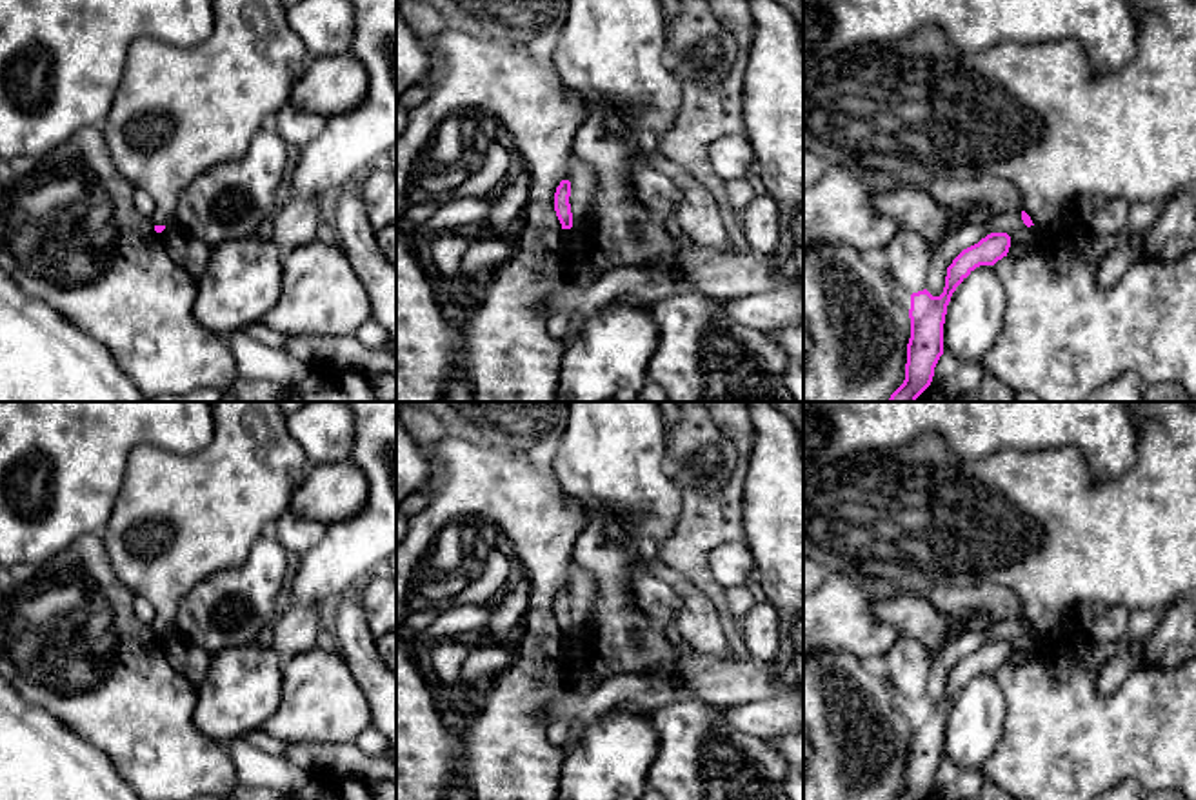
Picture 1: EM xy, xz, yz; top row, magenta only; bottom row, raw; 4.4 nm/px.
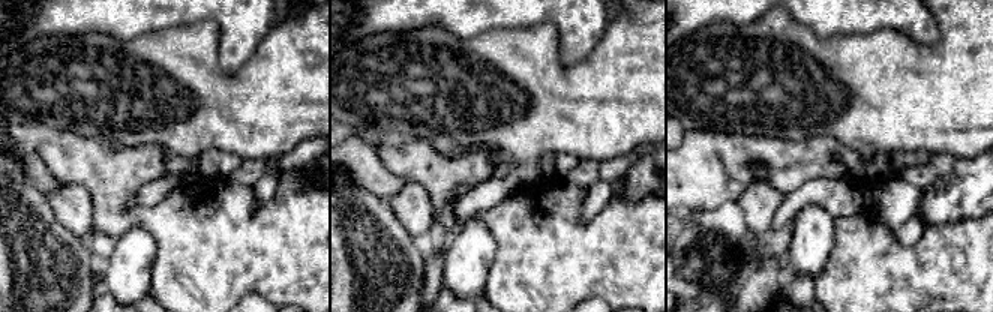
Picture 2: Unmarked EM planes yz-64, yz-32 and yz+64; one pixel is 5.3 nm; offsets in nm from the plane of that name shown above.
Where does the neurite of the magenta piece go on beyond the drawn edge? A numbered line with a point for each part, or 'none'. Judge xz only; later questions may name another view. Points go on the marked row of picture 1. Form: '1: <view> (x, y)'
1: xz (569, 240)

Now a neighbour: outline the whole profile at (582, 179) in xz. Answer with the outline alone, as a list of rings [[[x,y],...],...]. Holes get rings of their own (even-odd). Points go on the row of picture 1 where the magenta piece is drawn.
[[[571,155],[571,213],[573,213],[573,229],[580,236],[582,244],[589,244],[591,227],[594,222],[594,185],[596,176],[587,162]]]

